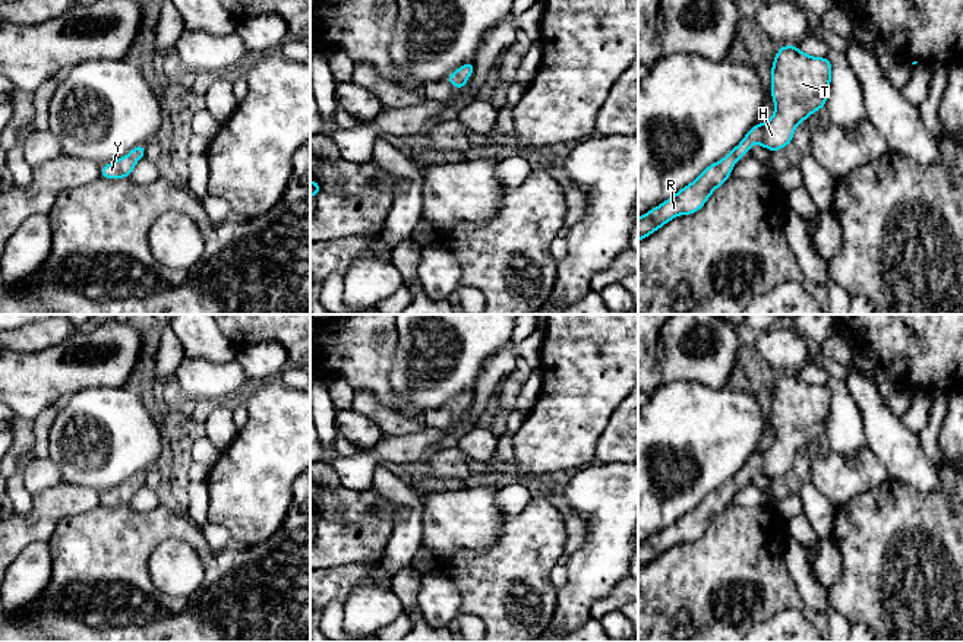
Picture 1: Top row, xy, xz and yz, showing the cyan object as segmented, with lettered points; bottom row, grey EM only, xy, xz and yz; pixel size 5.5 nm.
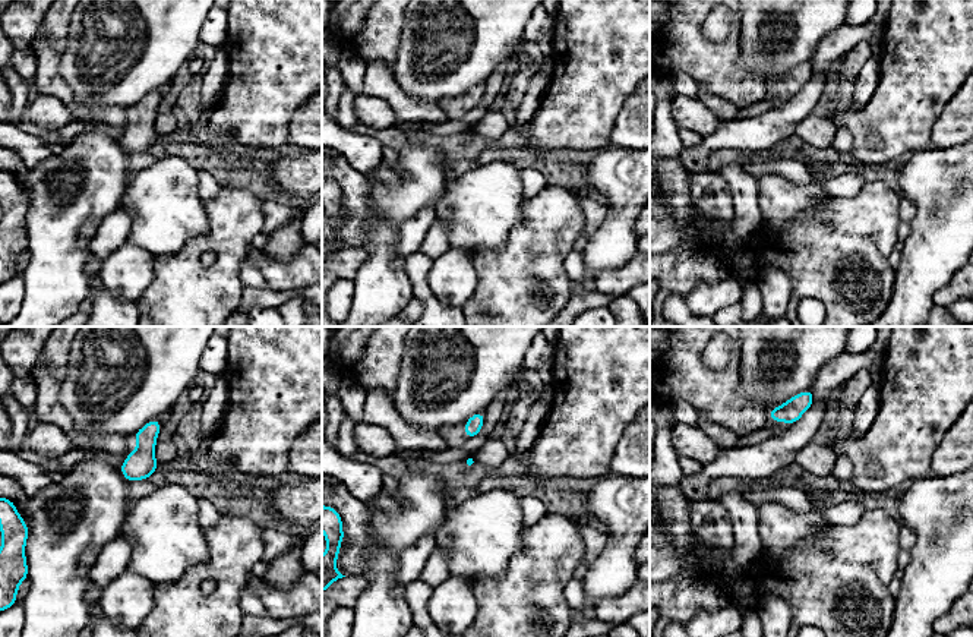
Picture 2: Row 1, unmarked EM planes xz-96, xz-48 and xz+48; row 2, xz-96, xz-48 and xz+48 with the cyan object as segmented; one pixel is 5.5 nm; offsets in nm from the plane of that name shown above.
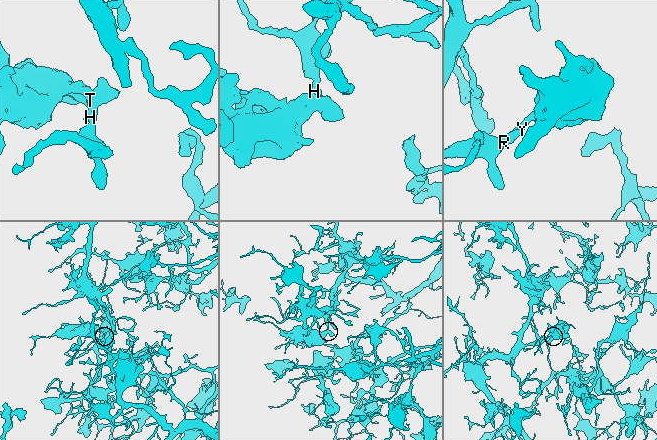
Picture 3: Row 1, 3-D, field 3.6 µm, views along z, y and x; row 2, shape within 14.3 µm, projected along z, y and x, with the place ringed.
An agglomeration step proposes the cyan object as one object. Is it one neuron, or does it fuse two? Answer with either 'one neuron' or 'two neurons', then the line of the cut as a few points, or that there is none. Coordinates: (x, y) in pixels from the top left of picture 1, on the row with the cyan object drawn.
one neuron; no cut

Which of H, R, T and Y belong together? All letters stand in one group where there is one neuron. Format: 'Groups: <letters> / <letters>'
Groups: H R T Y

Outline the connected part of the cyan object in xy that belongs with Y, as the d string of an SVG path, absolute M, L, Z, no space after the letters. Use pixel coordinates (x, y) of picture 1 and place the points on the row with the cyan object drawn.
M138 145L126 156L119 158L101 167L101 177L104 178L130 178L130 173L136 165L138 159L145 158L145 145Z

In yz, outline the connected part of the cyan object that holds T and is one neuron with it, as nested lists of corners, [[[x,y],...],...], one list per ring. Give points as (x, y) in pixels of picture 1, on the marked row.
[[[796,45],[780,47],[771,66],[773,117],[767,123],[757,123],[726,158],[708,165],[691,184],[640,216],[638,241],[675,216],[700,211],[730,177],[735,162],[746,155],[752,143],[771,152],[792,143],[796,126],[817,110],[825,108],[831,70],[825,57],[811,57]]]

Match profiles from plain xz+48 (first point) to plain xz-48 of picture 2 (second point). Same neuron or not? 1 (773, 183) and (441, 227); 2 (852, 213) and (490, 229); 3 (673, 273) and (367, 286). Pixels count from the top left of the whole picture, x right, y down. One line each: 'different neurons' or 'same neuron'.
1: different neurons
2: different neurons
3: different neurons

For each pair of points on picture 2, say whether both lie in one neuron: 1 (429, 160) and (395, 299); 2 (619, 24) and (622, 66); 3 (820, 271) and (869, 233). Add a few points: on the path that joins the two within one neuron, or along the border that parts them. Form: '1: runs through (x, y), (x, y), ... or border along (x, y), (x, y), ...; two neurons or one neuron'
1: runs through (400, 195), (388, 207), (385, 264); one neuron
2: runs through (619, 34), (622, 56); one neuron
3: runs through (831, 259), (858, 233); one neuron

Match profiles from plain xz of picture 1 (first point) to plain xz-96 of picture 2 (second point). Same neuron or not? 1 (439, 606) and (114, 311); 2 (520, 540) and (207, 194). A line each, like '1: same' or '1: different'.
1: different
2: different

